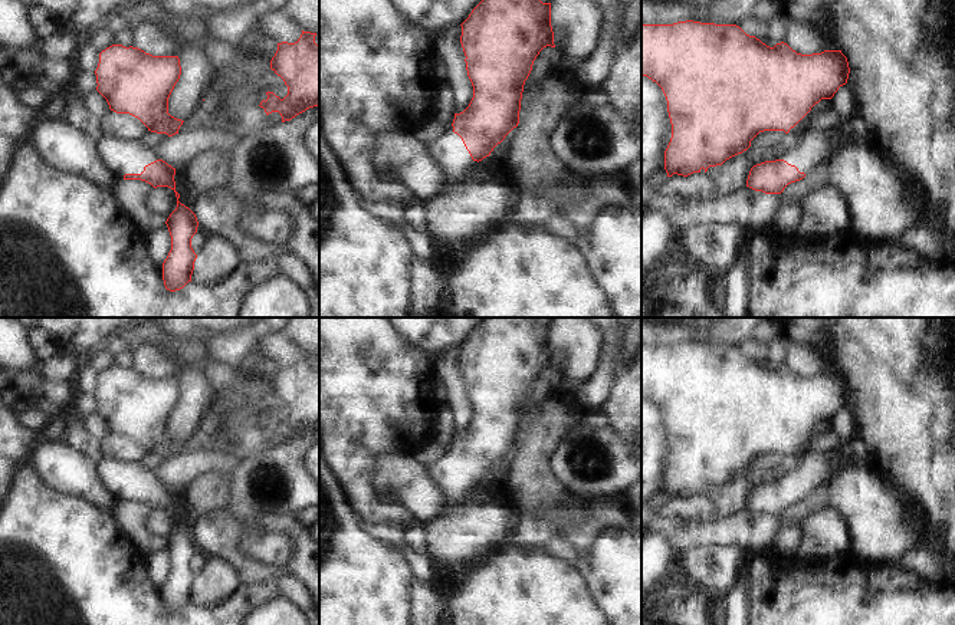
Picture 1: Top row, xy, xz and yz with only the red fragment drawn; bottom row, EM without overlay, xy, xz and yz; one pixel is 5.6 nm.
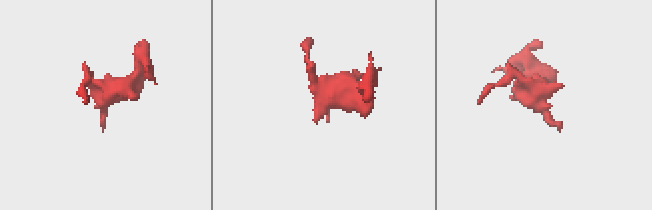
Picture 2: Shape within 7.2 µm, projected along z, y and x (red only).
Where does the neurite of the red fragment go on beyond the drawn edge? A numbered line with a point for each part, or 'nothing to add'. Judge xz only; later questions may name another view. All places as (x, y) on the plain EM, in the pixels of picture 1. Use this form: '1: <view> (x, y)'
1: xz (449, 471)

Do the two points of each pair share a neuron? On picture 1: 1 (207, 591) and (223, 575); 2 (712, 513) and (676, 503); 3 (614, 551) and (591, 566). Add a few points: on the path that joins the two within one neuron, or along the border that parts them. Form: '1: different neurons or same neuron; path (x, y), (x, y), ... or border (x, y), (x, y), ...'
1: same neuron; path (212, 586), (219, 579)
2: same neuron; path (704, 510), (685, 509)
3: same neuron; path (609, 556), (597, 565)

